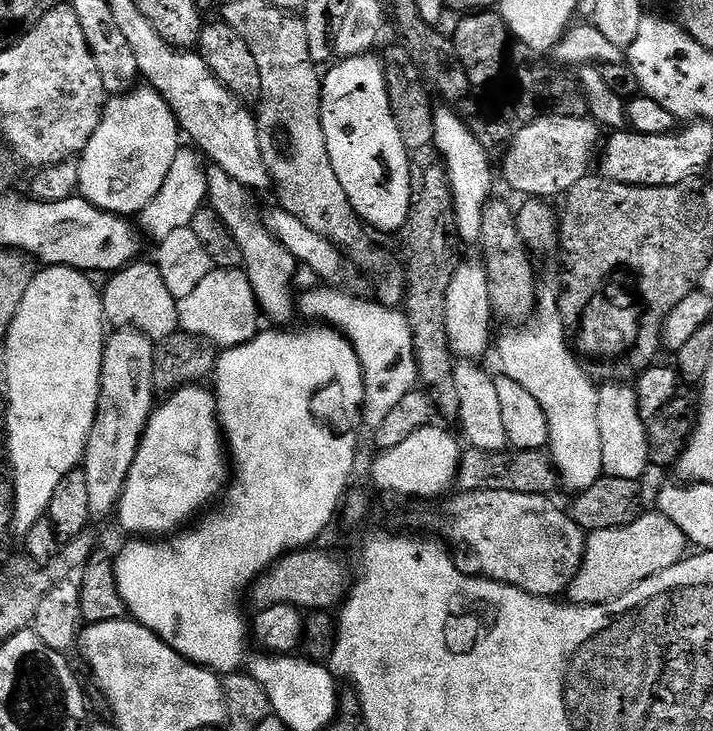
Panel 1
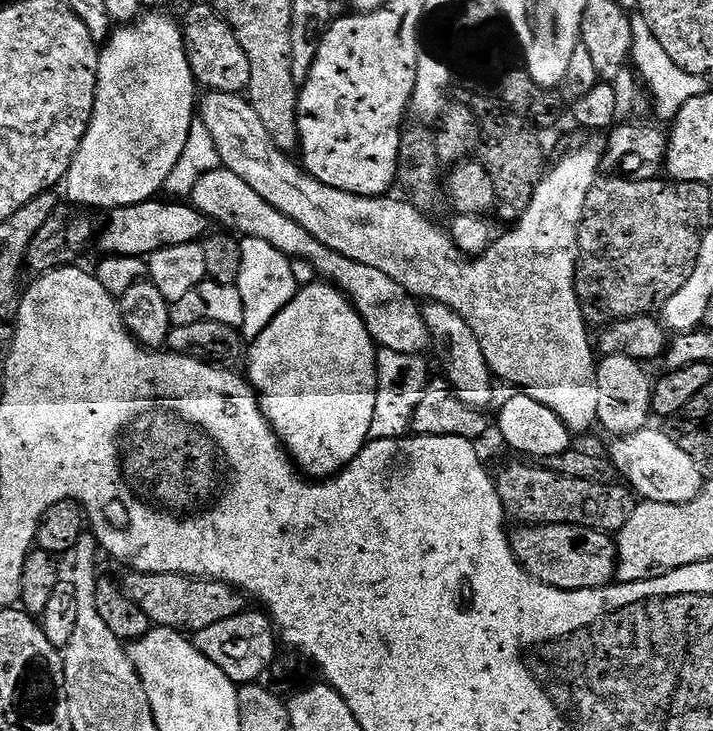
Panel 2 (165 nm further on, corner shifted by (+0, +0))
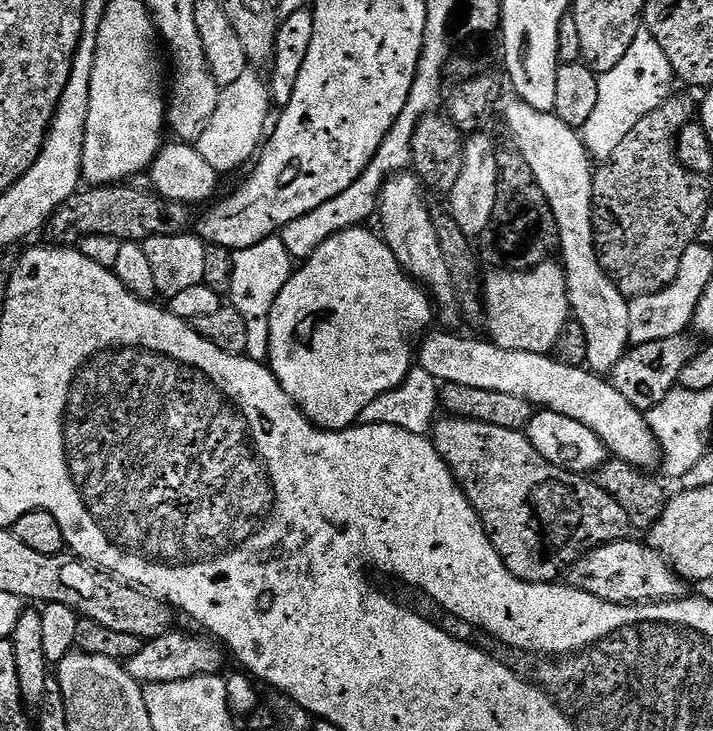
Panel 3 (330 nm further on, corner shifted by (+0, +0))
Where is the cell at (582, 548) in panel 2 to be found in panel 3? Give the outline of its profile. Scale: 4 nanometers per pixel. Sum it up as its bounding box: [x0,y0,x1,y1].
[570,538,682,604]

